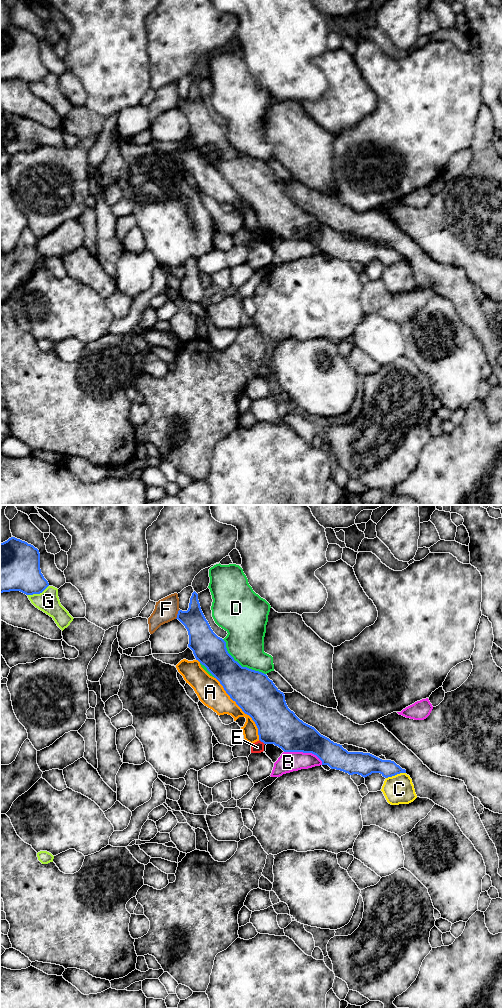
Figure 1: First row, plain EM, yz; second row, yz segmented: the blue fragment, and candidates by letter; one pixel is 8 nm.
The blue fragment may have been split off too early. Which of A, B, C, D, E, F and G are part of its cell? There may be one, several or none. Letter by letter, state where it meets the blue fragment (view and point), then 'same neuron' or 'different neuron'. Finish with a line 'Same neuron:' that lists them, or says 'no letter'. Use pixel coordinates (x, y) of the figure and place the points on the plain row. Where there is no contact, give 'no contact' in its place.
A: yz (241, 196) | different neuron
B: yz (304, 240) | different neuron
C: yz (395, 262) | different neuron
D: yz (239, 152) | different neuron
E: yz (262, 229) | different neuron
F: yz (177, 102) | different neuron
G: yz (37, 81) | different neuron
Same neuron: no letter

